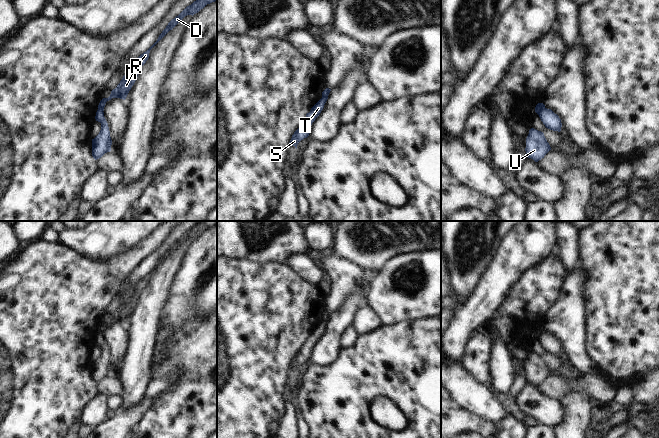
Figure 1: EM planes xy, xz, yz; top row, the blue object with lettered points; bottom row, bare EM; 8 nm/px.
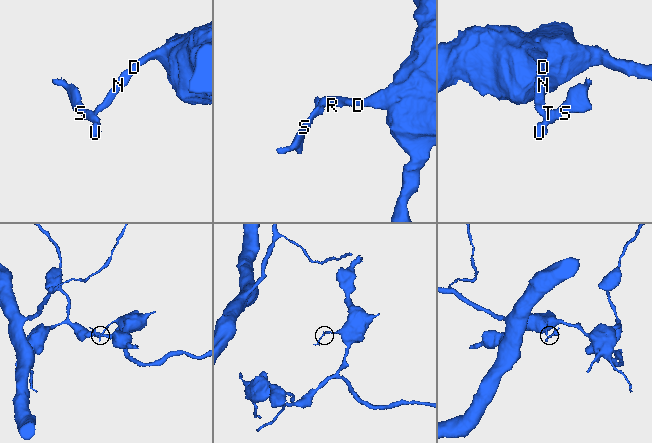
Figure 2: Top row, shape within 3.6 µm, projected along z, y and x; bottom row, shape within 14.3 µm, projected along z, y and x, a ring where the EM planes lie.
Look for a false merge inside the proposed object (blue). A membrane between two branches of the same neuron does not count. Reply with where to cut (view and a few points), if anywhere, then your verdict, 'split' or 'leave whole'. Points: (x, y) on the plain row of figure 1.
yz (544, 331), (538, 338) | split

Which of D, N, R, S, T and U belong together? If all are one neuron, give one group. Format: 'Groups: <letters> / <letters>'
Groups: D N R / S T U

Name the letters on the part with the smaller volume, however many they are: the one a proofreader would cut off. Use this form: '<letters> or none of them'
S, T, U

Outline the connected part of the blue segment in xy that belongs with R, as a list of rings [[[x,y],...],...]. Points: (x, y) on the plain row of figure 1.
[[[200,221],[198,224],[194,225],[191,229],[187,230],[178,240],[172,243],[166,252],[159,259],[157,265],[143,278],[141,278],[134,286],[130,295],[123,300],[120,307],[115,313],[111,315],[111,318],[108,322],[103,322],[99,329],[98,333],[104,335],[104,331],[107,325],[112,322],[120,322],[125,324],[132,310],[134,309],[138,297],[142,290],[146,287],[149,282],[150,274],[170,255],[172,254],[185,240],[194,239],[203,233],[207,228],[217,225],[217,221]]]

